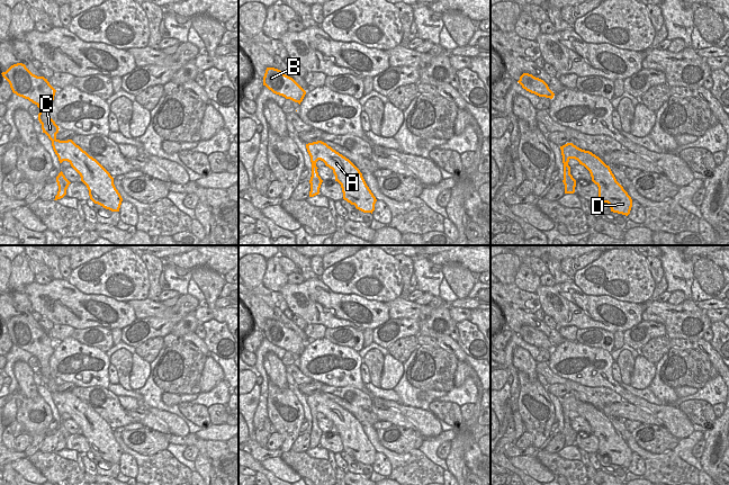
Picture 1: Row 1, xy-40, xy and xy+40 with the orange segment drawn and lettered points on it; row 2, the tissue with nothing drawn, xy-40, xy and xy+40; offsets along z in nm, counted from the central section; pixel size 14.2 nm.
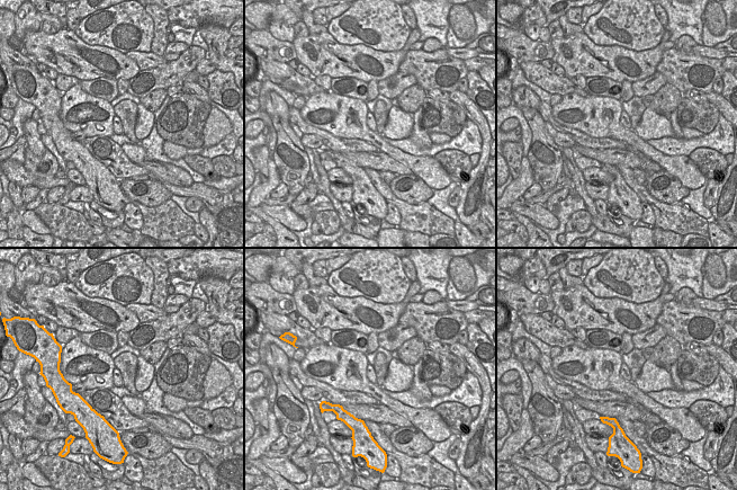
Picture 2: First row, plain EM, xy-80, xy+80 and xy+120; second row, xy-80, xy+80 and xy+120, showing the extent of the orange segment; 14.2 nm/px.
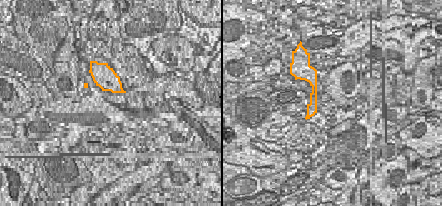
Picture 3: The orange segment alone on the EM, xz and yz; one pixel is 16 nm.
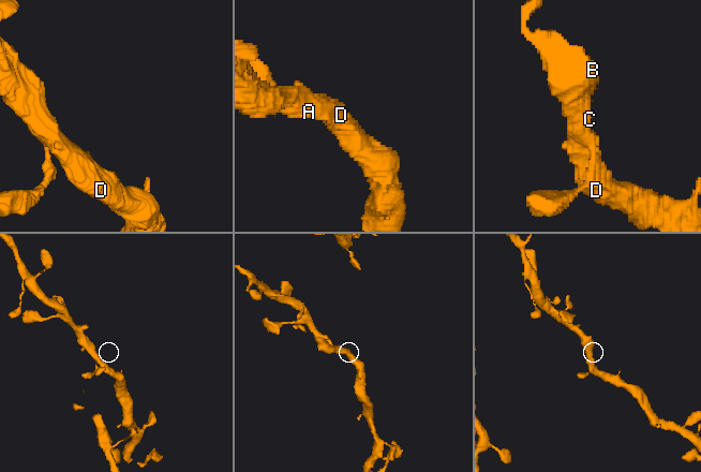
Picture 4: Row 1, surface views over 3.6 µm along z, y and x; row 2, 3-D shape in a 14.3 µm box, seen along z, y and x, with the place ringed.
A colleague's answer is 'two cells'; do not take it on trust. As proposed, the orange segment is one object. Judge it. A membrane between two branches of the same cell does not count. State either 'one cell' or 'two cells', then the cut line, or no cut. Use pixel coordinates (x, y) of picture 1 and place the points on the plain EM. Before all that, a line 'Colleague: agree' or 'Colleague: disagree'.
Colleague: disagree
one cell; cut none

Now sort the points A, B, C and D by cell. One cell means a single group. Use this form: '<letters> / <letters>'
A B C D

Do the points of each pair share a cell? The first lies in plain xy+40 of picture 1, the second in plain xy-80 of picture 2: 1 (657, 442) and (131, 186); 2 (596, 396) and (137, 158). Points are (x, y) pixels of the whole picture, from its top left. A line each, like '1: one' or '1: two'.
1: one
2: two

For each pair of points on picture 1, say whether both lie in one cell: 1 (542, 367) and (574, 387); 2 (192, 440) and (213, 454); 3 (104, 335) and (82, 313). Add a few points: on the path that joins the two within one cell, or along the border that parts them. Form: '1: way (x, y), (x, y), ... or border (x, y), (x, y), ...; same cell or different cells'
1: way (550, 375), (556, 379), (566, 382); same cell
2: way (197, 442), (208, 449); same cell
3: border (75, 328), (104, 326), (110, 331); different cells

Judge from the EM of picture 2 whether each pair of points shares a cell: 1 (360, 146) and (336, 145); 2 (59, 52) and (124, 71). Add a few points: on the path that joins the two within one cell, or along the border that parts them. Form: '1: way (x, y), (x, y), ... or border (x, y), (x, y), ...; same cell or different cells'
1: way (354, 145), (342, 145); same cell
2: way (75, 44), (110, 54); same cell

